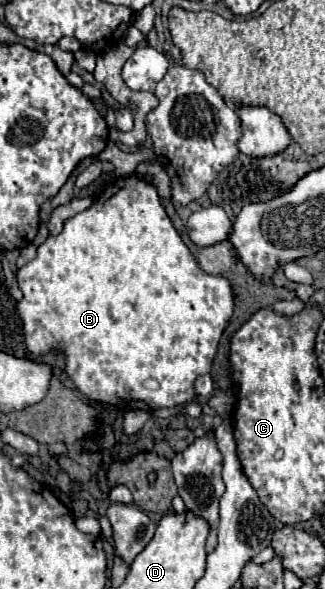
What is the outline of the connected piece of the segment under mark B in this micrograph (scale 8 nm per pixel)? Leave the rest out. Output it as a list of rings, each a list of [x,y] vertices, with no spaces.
[[[130,175],[124,179],[124,185],[116,191],[116,193],[108,193],[104,191],[94,203],[92,207],[88,207],[86,211],[70,217],[64,223],[62,233],[58,235],[50,235],[40,247],[38,247],[38,255],[36,259],[32,259],[30,263],[26,263],[22,269],[18,269],[18,285],[24,293],[24,299],[16,305],[18,315],[24,323],[24,341],[28,351],[32,351],[34,355],[44,355],[46,351],[60,347],[66,353],[66,373],[70,375],[70,379],[74,381],[74,385],[92,401],[100,401],[100,403],[110,403],[110,405],[120,405],[122,409],[144,409],[144,411],[156,411],[162,407],[176,407],[182,405],[186,401],[192,401],[196,397],[194,393],[194,381],[200,375],[206,375],[210,371],[212,359],[216,355],[216,347],[218,341],[222,337],[222,331],[234,311],[234,297],[232,297],[232,287],[228,283],[228,279],[224,277],[214,277],[204,273],[194,255],[190,253],[190,249],[184,245],[182,237],[178,235],[178,231],[174,229],[172,221],[168,219],[158,191],[152,183]]]

